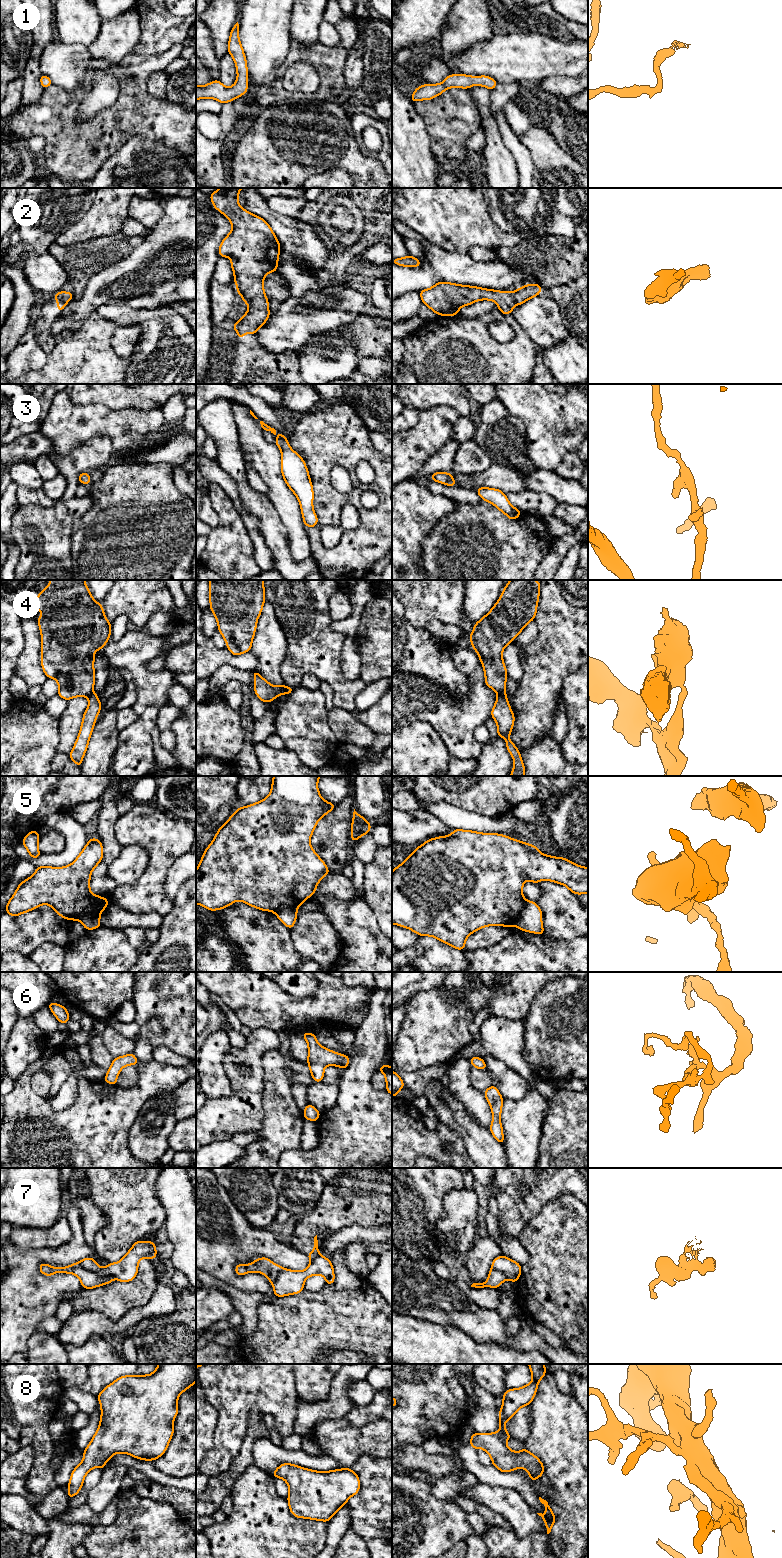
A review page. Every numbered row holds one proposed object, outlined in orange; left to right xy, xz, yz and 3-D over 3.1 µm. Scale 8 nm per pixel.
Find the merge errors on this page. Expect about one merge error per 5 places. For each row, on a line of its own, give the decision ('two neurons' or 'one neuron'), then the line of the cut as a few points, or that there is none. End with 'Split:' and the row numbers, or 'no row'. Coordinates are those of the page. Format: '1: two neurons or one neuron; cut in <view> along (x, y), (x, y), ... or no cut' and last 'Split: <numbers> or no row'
1: one neuron; no cut
2: one neuron; no cut
3: one neuron; no cut
4: two neurons; cut in yz along (504, 694), (498, 696)
5: two neurons; cut in xy along (99, 913), (86, 909), (77, 919)
6: one neuron; no cut
7: two neurons; cut in xy along (78, 1262), (88, 1270), (98, 1274), (114, 1276)
8: one neuron; no cut
Split: 4, 5, 7

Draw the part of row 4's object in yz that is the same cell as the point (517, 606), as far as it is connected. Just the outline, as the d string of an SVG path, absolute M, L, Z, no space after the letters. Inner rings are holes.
M510 580L504 587L494 607L475 623L469 635L472 648L477 652L483 665L485 684L493 689L498 696L505 695L507 670L502 658L504 648L535 619L540 594L540 581Z

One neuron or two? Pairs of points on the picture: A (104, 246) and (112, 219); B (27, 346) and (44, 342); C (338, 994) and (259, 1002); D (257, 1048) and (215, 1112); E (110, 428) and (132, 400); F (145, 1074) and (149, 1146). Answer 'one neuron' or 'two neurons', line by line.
A: two neurons
B: two neurons
C: one neuron
D: one neuron
E: two neurons
F: two neurons

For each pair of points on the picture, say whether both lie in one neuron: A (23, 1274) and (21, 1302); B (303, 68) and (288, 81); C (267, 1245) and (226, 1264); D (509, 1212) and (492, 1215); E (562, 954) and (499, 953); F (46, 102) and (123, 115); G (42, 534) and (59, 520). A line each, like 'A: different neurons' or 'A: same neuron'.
A: same neuron
B: same neuron
C: same neuron
D: different neurons
E: same neuron
F: same neuron
G: same neuron

